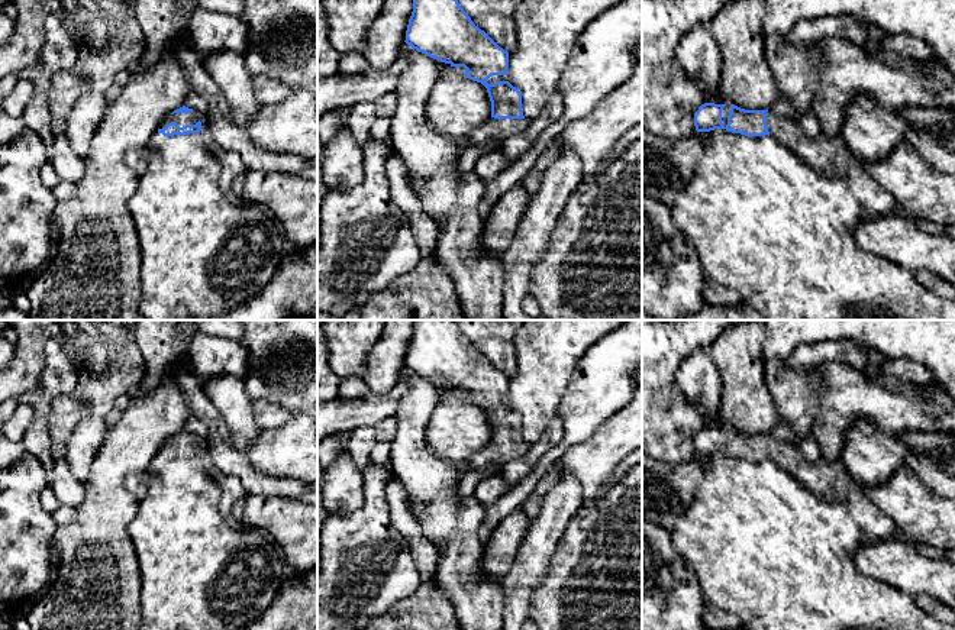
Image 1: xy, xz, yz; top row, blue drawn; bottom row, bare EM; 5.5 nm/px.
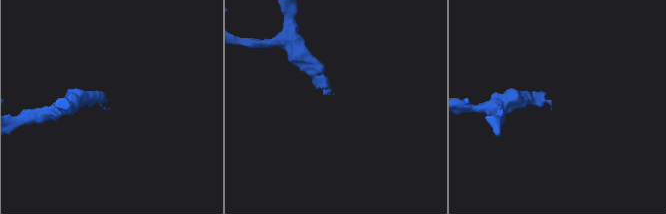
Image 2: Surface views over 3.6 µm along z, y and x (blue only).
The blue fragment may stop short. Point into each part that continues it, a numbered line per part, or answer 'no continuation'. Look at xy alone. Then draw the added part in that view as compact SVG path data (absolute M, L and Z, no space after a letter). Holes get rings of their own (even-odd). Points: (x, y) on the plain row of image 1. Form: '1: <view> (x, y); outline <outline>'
1: xy (181, 443); outline M193 434L190 437L174 437L168 439L159 449L159 453L164 453L168 448L175 446L180 452L185 449L196 449L200 445L200 439Z

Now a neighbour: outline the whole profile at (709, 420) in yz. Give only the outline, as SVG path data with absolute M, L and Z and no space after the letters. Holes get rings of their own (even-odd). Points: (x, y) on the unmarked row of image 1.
M688 401L691 408L696 411L696 414L704 421L706 427L714 427L714 429L726 429L727 426L720 420L720 411L714 416L710 416L704 411L704 407L701 404L696 404Z

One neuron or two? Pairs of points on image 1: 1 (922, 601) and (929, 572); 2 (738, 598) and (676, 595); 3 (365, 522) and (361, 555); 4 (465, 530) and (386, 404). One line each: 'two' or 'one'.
1: two
2: two
3: one
4: two

